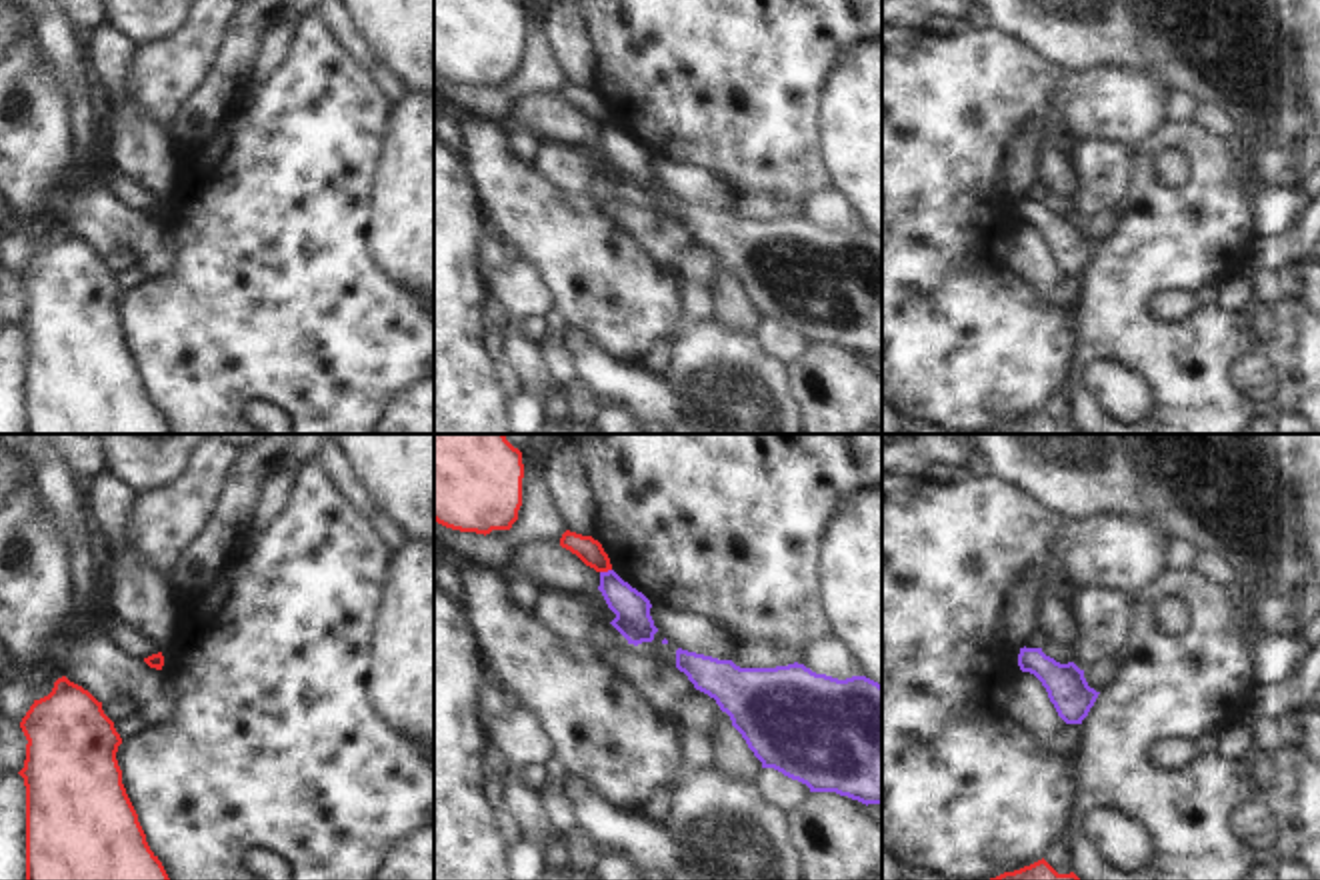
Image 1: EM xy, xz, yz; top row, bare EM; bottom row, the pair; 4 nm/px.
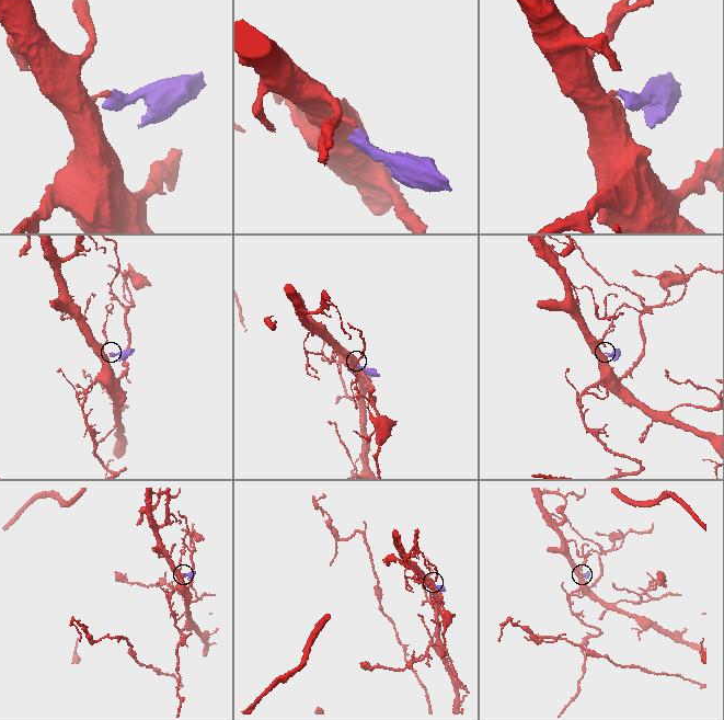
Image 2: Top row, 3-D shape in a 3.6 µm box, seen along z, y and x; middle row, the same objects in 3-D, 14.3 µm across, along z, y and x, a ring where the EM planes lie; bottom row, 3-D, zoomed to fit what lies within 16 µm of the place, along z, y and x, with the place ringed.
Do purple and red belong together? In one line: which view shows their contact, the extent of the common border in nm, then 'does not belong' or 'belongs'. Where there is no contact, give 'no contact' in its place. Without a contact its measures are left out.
contact in xz; length 50 nm; does not belong

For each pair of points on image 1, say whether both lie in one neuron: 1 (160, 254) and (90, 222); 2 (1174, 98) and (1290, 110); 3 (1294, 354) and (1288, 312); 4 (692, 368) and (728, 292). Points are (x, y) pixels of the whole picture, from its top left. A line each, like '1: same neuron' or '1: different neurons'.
1: same neuron
2: different neurons
3: same neuron
4: different neurons

